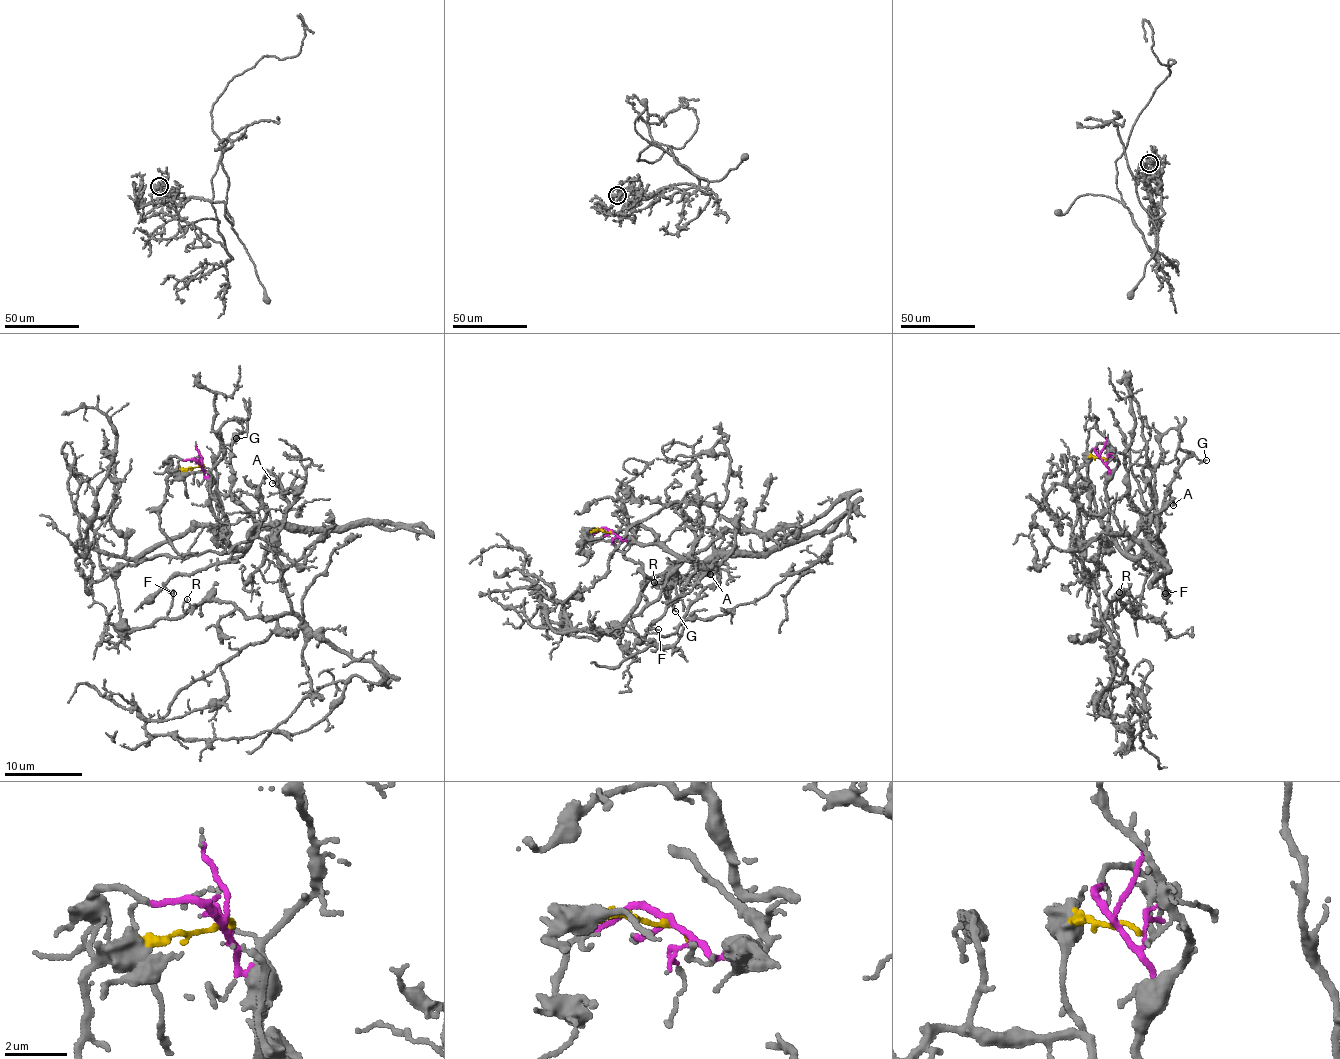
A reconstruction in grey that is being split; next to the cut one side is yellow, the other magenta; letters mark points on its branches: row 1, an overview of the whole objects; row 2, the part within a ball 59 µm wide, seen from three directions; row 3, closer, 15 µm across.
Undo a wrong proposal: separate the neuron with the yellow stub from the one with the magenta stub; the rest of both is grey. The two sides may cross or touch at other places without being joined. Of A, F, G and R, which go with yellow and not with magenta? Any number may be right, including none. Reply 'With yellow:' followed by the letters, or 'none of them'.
With yellow: R

